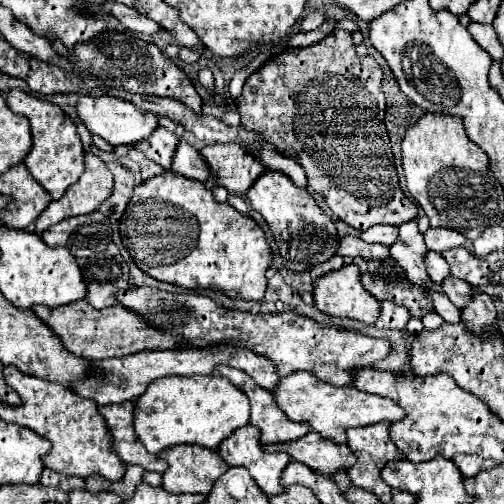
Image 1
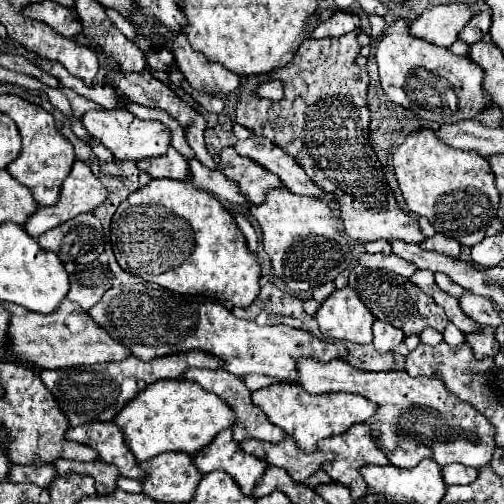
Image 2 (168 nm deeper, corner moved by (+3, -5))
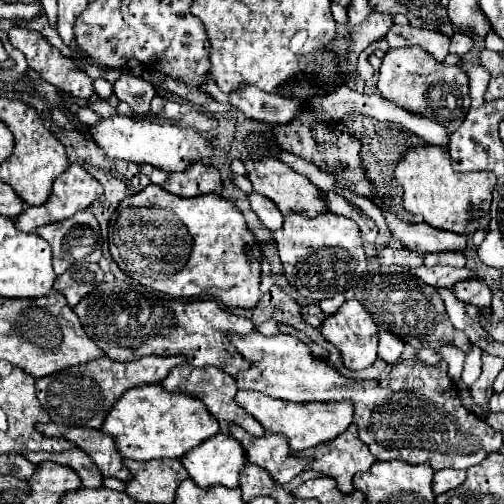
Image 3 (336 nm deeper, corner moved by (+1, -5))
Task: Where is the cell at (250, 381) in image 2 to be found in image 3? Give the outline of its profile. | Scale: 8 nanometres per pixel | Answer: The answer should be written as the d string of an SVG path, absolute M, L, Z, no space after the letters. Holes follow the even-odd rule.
M251 333L245 337L231 337L237 351L253 361L249 371L241 371L235 375L239 389L261 391L269 397L279 397L295 403L305 401L343 401L351 399L355 403L355 423L359 425L359 439L371 449L371 453L379 461L401 459L411 465L429 461L435 471L453 467L453 469L469 469L471 465L481 463L489 453L501 449L501 433L493 431L483 419L467 411L457 395L457 387L447 375L447 363L439 361L437 365L427 365L419 359L403 359L391 367L391 371L381 379L349 379L343 377L329 361L315 359L307 345L293 335L273 335L265 337L261 333Z

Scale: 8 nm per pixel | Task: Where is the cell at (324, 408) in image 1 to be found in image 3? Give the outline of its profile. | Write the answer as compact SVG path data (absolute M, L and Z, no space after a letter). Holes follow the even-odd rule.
M239 391L235 395L235 401L247 413L251 413L267 431L285 435L293 451L303 451L303 449L335 439L353 423L353 413L355 413L355 407L351 405L351 401L327 401L327 403L317 401L311 405L295 405L291 401L279 401L279 399L273 399L255 391Z

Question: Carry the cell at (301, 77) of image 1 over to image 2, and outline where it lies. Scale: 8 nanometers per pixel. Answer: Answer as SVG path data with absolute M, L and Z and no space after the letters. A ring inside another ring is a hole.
M355 29L335 39L305 39L289 65L277 69L277 73L273 73L271 77L265 77L265 81L283 83L285 95L279 101L259 99L253 93L259 83L265 83L261 81L261 77L249 77L249 81L243 81L235 121L251 129L255 135L269 139L279 149L283 149L305 169L305 173L309 175L311 181L315 181L315 185L337 197L337 207L341 213L339 217L349 237L361 243L375 239L403 239L407 243L421 243L425 241L425 237L419 229L419 223L409 213L401 211L401 207L397 205L393 191L387 183L385 171L377 161L373 147L369 145L369 109L365 101L369 75L367 71L361 71L363 67L355 63L361 51L361 45L357 41L359 33L361 29Z

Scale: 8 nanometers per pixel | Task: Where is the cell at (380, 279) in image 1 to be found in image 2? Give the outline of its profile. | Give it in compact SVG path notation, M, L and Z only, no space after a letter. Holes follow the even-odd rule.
M355 265L349 275L349 287L355 289L355 293L365 303L365 307L373 313L375 319L393 323L397 329L405 331L405 335L421 335L425 327L433 327L443 333L445 327L449 325L445 311L433 301L433 297L429 297L427 293L421 293L421 289L415 283L411 283L409 277Z

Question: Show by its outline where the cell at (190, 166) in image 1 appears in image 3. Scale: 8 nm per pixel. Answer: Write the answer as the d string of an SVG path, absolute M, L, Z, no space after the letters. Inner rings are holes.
M249 193L249 195L247 195L247 201L249 201L251 209L257 213L259 221L261 221L267 229L275 231L275 229L279 229L279 227L283 225L283 217L281 217L281 213L275 209L275 203L273 203L271 199L267 199L267 197L259 195L259 193Z

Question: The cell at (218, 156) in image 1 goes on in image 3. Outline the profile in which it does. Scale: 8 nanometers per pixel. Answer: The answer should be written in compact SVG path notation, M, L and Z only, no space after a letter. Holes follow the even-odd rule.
M267 157L265 161L243 161L245 163L245 171L247 171L247 177L253 185L253 189L265 197L269 197L271 201L275 201L277 209L281 213L289 213L289 211L303 211L307 215L317 215L321 211L327 211L323 199L321 199L321 189L317 189L307 177L295 173L293 169L289 169L285 163L281 163L279 159L273 159L273 157Z

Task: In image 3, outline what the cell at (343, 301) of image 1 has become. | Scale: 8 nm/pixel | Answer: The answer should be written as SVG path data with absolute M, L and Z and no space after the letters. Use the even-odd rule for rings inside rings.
M353 299L345 301L337 309L337 313L325 317L319 331L329 343L337 345L337 349L341 351L343 363L349 369L365 369L365 367L373 365L373 361L377 359L377 331L379 331L379 327L371 321L371 315L363 309L363 305L359 305L359 301L353 301Z

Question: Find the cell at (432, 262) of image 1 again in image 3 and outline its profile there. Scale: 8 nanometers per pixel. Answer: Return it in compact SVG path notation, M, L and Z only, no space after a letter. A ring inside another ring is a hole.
M475 279L475 281L459 281L459 285L453 285L451 291L463 303L469 303L469 305L475 305L475 307L489 307L491 305L491 291L479 279Z

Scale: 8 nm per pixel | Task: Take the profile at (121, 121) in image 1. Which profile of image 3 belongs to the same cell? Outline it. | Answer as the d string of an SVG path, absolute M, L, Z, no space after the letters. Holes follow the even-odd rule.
M113 115L113 117L101 119L97 125L89 125L87 133L91 133L93 141L111 159L151 163L167 171L183 171L187 165L195 161L203 161L205 157L211 155L211 145L195 129L171 125L167 121L137 121L131 117Z

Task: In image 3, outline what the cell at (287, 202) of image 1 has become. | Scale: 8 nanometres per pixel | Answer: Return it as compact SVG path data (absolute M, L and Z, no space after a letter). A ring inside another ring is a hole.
M287 213L283 215L283 229L273 231L273 239L287 281L299 291L299 295L313 299L315 303L355 287L367 265L359 227L343 215L323 213L323 217L303 217L303 213Z

